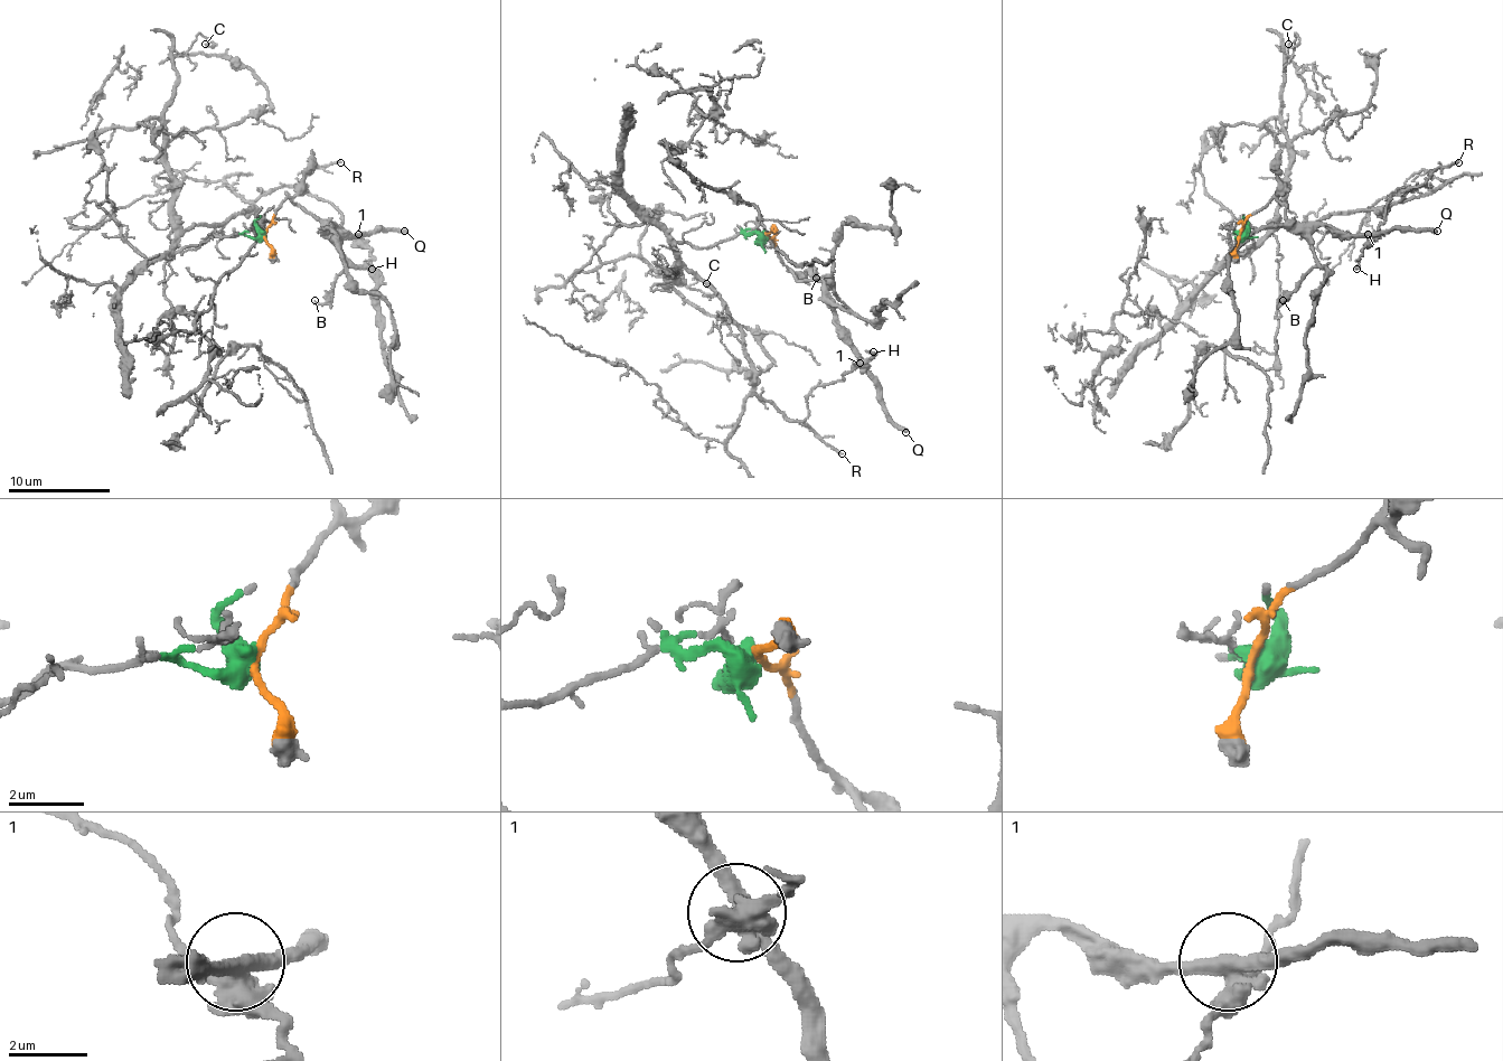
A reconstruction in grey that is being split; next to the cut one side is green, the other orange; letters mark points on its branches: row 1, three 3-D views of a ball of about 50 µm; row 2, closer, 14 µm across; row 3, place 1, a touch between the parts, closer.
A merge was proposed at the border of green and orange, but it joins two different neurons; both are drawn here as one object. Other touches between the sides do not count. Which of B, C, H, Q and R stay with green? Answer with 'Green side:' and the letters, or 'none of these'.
Green side: C, H, R

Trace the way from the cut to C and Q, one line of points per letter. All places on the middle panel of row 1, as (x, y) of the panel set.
C: (764, 234), (733, 234), (708, 246), (683, 242), (667, 284), (665, 278), (675, 278), (713, 296), (705, 282)
Q: (767, 234), (799, 280), (815, 280), (825, 288), (833, 324), (876, 386), (881, 410), (907, 432)

